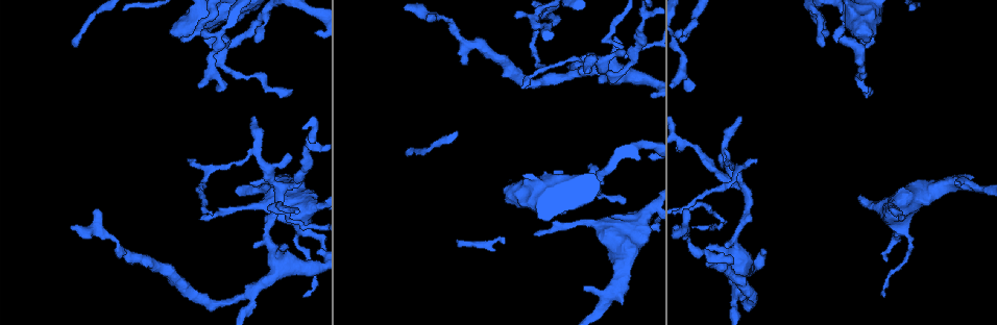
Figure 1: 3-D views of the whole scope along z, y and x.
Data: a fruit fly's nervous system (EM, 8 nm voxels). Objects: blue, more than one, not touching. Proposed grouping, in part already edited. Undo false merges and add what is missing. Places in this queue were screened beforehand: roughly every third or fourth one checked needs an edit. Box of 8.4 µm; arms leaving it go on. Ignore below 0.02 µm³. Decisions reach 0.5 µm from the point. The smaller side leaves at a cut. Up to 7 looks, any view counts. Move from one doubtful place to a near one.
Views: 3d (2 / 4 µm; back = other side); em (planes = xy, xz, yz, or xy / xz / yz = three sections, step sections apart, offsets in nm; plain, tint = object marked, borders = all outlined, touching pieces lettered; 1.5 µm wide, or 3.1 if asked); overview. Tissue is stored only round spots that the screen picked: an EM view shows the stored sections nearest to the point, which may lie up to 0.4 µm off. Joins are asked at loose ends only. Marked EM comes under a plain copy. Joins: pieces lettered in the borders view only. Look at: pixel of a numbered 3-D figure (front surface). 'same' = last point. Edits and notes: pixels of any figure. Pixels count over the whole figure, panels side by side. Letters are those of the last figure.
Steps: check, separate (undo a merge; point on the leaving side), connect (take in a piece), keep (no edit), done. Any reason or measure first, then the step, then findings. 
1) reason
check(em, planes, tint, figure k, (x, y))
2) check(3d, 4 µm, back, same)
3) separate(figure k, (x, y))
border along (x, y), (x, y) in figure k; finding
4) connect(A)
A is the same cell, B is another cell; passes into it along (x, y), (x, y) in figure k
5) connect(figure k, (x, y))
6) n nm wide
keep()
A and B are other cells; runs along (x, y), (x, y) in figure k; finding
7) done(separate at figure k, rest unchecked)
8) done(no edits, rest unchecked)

abrupt turn
check(3d, 4 µm, figure 1, (225, 52))

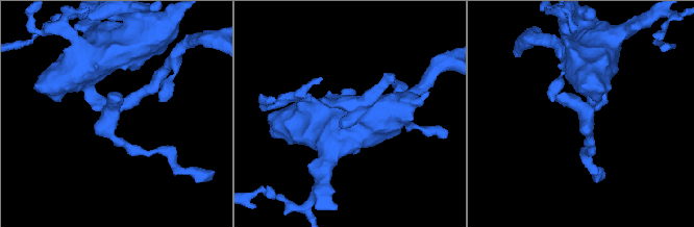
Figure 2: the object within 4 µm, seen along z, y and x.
check(em, planes, tint, figure 2, (585, 109))

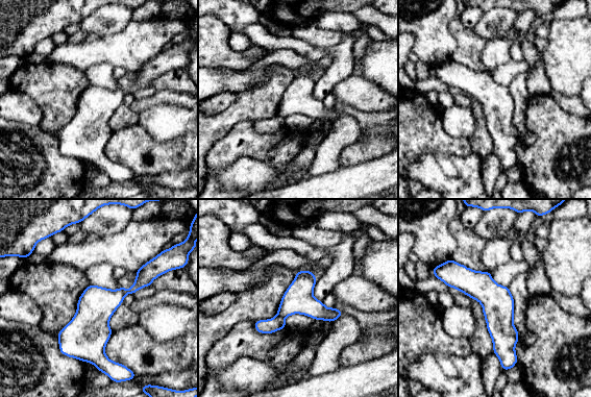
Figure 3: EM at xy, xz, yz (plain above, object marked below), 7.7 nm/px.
check(em, planes, borders, same)

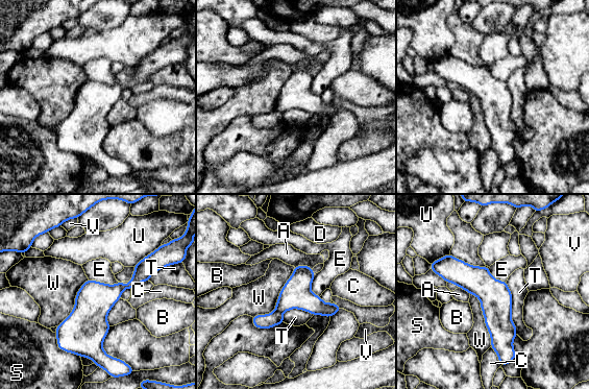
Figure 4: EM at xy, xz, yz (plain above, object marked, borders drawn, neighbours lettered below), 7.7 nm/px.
W touches over 500 nm
separate(figure 4, (268, 320))
A, B, C, D, E, S, T, U, V and W are other cells; two cells meet here

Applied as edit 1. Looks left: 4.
check(overview)

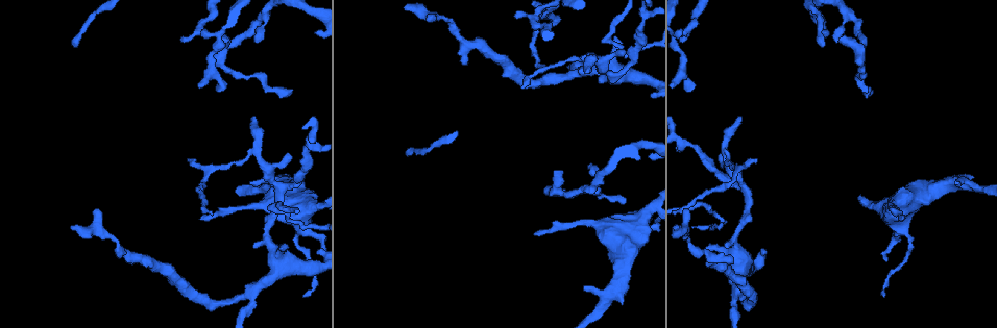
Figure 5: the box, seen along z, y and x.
branch stops here
check(em, planes, borders, figure 5, (583, 288))

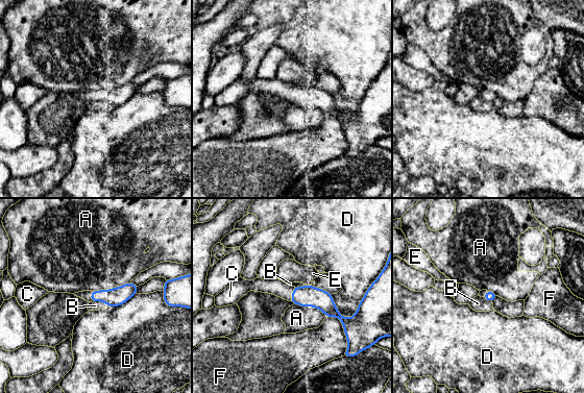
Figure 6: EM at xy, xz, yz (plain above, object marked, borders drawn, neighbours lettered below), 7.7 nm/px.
connect(figure 6, (275, 287))
C is the same cell, A, B, D, E and F are other cells; it goes on there

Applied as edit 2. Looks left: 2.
done(separate at figure 4, connect at figure 6, rest unchecked)

